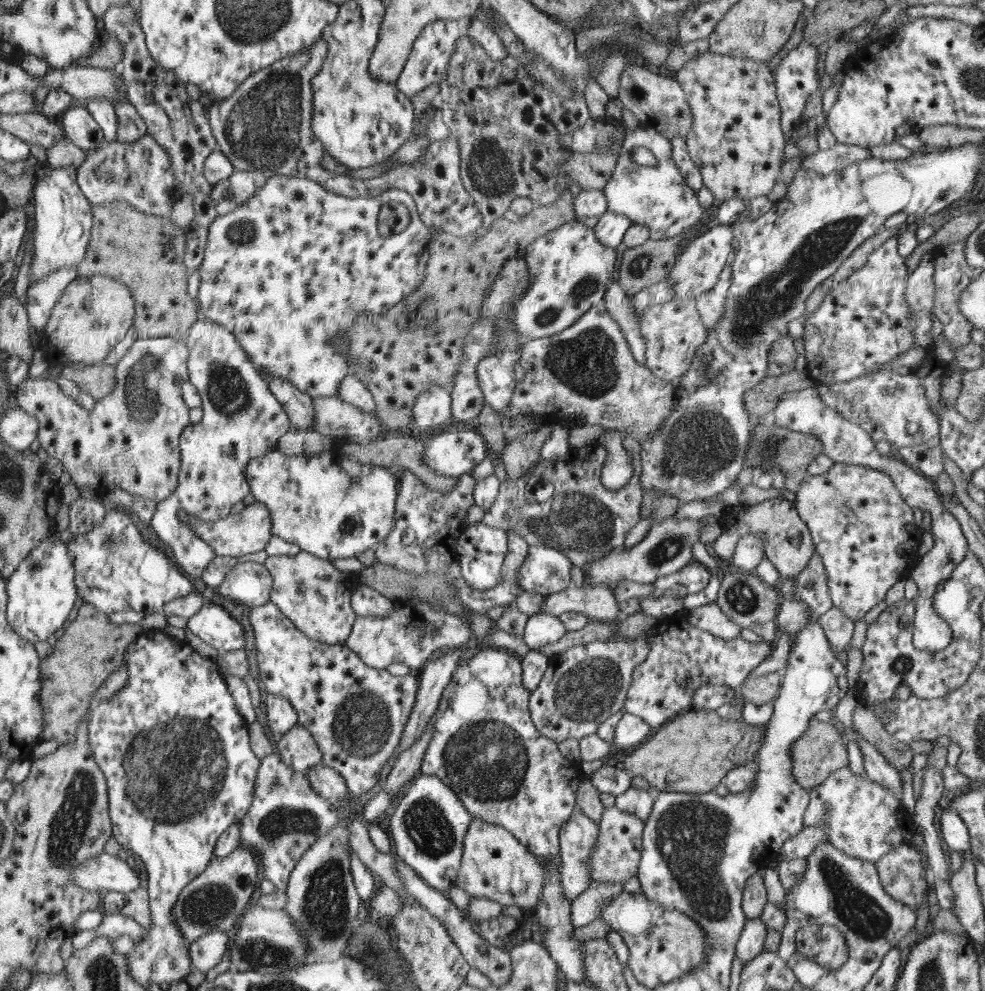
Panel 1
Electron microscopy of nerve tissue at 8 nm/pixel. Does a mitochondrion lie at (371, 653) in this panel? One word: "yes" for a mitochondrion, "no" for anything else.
no

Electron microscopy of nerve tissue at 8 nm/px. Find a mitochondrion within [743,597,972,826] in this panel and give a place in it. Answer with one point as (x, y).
(902, 665)

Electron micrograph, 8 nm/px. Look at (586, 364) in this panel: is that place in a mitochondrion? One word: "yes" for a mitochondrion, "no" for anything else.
yes

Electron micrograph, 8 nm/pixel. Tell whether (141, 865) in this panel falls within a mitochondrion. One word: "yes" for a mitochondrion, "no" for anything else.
no

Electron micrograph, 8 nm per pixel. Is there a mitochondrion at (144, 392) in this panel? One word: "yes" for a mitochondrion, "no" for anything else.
yes

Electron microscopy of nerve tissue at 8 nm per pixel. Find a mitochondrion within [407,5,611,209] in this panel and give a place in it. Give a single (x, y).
(491, 173)

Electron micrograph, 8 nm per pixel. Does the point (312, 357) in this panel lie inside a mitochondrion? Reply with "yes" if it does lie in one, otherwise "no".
no

